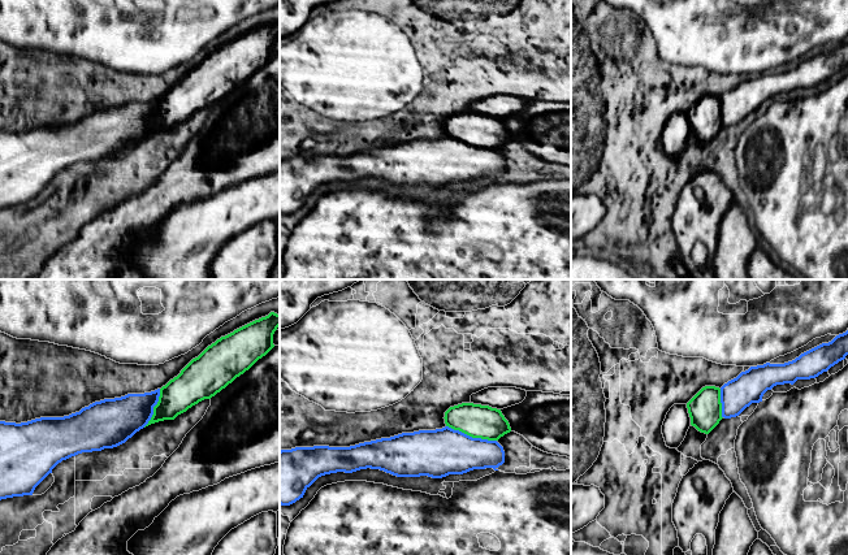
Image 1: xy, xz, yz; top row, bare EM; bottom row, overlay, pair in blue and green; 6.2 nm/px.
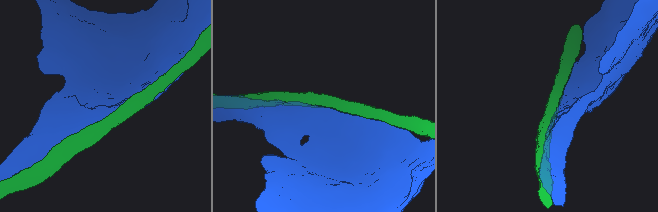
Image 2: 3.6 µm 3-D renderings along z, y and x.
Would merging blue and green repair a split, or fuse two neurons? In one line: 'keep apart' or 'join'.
keep apart

